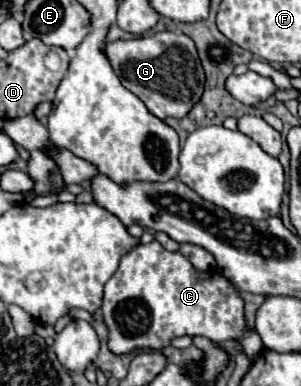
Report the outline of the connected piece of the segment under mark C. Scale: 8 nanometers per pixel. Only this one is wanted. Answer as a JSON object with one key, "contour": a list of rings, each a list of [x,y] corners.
{"contour":[[[151,241],[149,245],[137,245],[121,259],[117,271],[105,283],[101,313],[107,325],[107,347],[115,355],[127,355],[133,351],[161,351],[171,345],[171,339],[181,335],[205,335],[215,343],[239,339],[251,363],[263,349],[257,333],[245,331],[243,301],[239,299],[237,289],[223,275],[219,275],[219,271],[201,273],[181,253],[171,253],[163,249],[157,241]]]}

